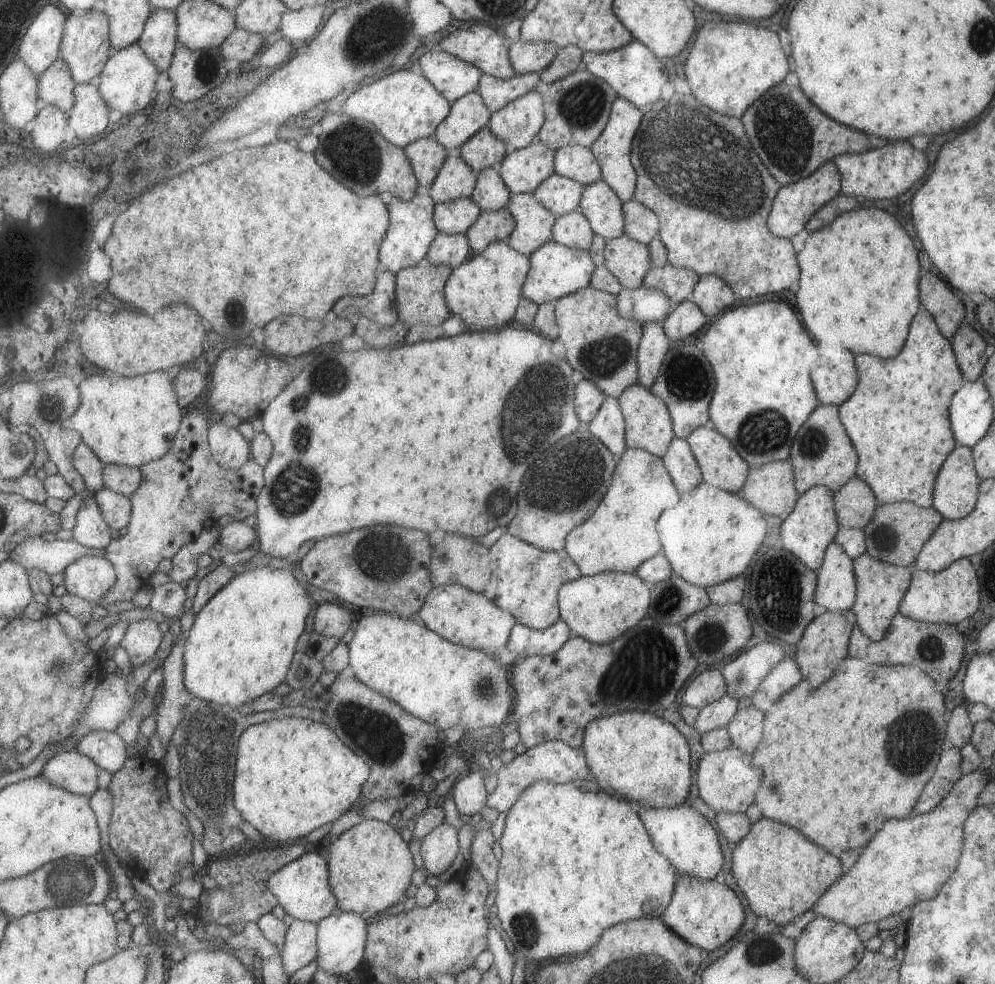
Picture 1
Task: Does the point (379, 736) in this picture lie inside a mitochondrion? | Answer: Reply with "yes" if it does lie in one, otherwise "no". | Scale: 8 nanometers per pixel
yes

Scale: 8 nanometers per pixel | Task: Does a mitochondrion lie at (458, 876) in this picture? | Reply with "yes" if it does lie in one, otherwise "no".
no

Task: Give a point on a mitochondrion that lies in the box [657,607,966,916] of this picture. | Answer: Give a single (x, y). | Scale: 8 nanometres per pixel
(913, 741)

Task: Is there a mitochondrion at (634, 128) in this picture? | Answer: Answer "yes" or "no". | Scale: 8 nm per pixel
yes

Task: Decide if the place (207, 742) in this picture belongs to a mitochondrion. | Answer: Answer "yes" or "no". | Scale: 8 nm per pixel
yes

